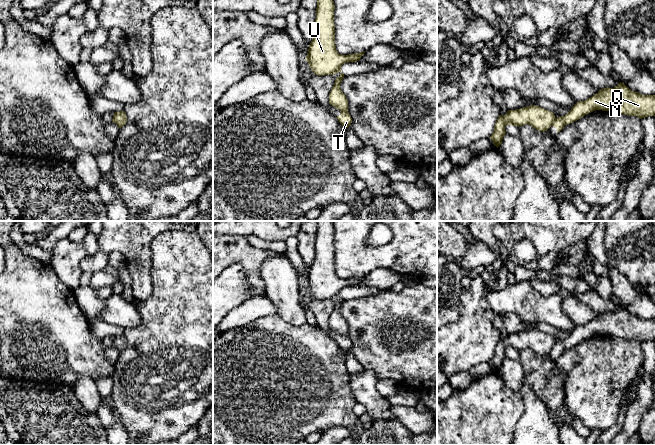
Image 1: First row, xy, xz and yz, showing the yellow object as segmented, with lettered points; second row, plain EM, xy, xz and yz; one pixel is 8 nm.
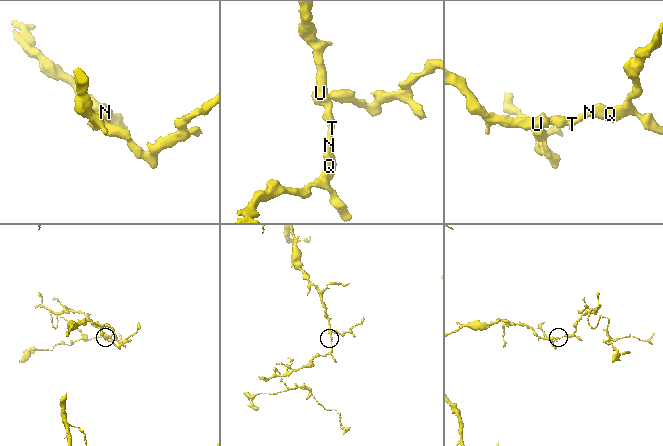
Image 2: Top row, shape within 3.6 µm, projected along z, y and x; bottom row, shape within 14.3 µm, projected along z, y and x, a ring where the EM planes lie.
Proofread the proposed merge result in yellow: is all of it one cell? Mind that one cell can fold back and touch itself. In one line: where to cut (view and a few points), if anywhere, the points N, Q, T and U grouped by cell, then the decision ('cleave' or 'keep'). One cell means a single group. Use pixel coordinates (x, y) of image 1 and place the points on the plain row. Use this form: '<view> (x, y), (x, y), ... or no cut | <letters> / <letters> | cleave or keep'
yz (555, 342), (550, 349) | N Q T / U | cleave

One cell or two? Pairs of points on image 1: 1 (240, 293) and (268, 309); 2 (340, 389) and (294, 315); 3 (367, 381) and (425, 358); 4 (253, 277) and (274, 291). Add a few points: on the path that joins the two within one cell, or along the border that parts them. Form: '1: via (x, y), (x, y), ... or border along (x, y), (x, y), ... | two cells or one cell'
1: border along (249, 296), (229, 311) | two cells
2: border along (278, 315), (292, 324), (303, 325), (306, 323) | two cells
3: border along (364, 369), (370, 370), (377, 379) | two cells
4: border along (262, 262), (261, 278), (264, 284), (265, 295) | two cells

